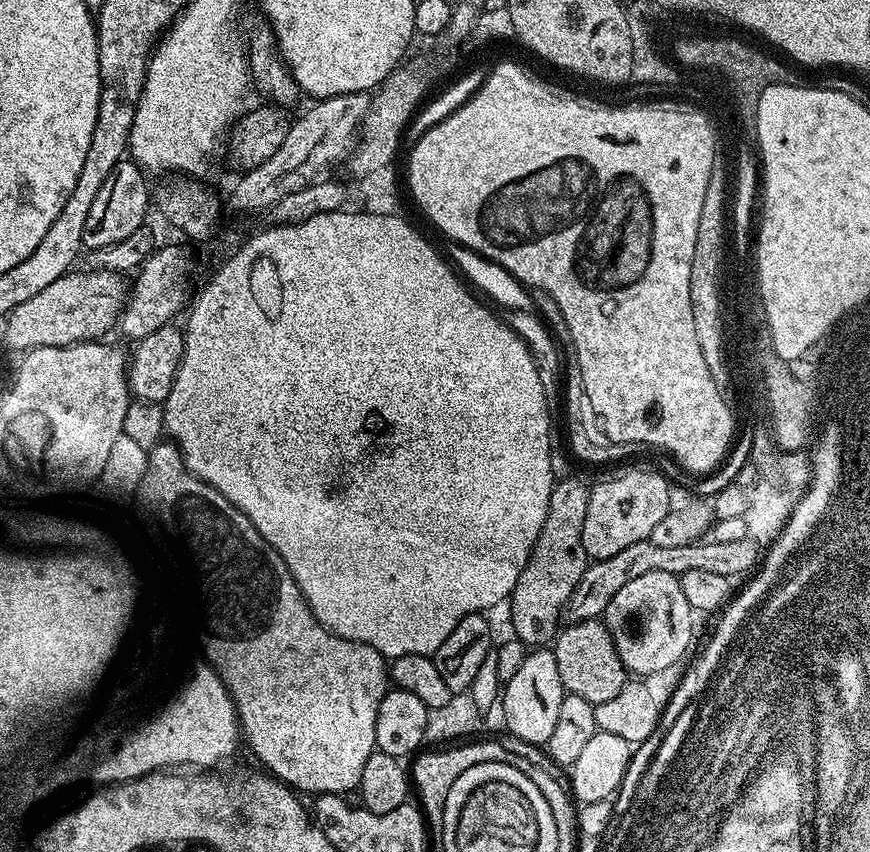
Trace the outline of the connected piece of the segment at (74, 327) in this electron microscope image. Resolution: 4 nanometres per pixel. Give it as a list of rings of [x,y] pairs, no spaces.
[[[89,267],[89,272],[79,272],[73,270],[66,273],[58,282],[50,282],[46,290],[34,294],[34,298],[22,302],[22,306],[14,306],[14,310],[9,312],[4,324],[4,340],[12,348],[19,350],[31,350],[42,346],[66,346],[77,342],[92,342],[97,338],[104,338],[111,328],[117,327],[120,313],[124,310],[124,305],[130,299],[130,284],[123,275],[112,272],[108,268]]]

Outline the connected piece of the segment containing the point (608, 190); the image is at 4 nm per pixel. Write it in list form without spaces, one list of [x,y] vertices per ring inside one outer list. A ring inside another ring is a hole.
[[[614,174],[598,178],[598,190],[592,194],[580,234],[572,252],[572,274],[580,286],[594,292],[618,292],[640,282],[654,256],[654,208],[652,200],[634,174]]]

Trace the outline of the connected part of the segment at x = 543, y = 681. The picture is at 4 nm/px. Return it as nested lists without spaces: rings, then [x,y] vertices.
[[[540,646],[529,651],[526,662],[506,681],[502,688],[504,724],[520,740],[528,744],[547,745],[554,726],[558,723],[558,710],[565,696],[562,678],[558,678],[558,662],[547,647]]]

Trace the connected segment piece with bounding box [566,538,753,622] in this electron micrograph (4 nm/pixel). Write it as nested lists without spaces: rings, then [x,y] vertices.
[[[650,538],[642,542],[634,542],[634,546],[626,546],[626,550],[614,554],[614,558],[597,560],[589,563],[588,569],[582,574],[574,594],[568,599],[566,616],[569,621],[594,620],[603,617],[606,606],[610,606],[610,598],[626,586],[626,582],[634,582],[634,578],[642,578],[642,574],[651,572],[675,572],[677,574],[686,570],[706,570],[714,574],[722,574],[735,578],[743,568],[751,569],[751,551],[740,553],[741,545],[719,544],[717,542],[695,542],[684,546],[663,547],[658,546]]]

